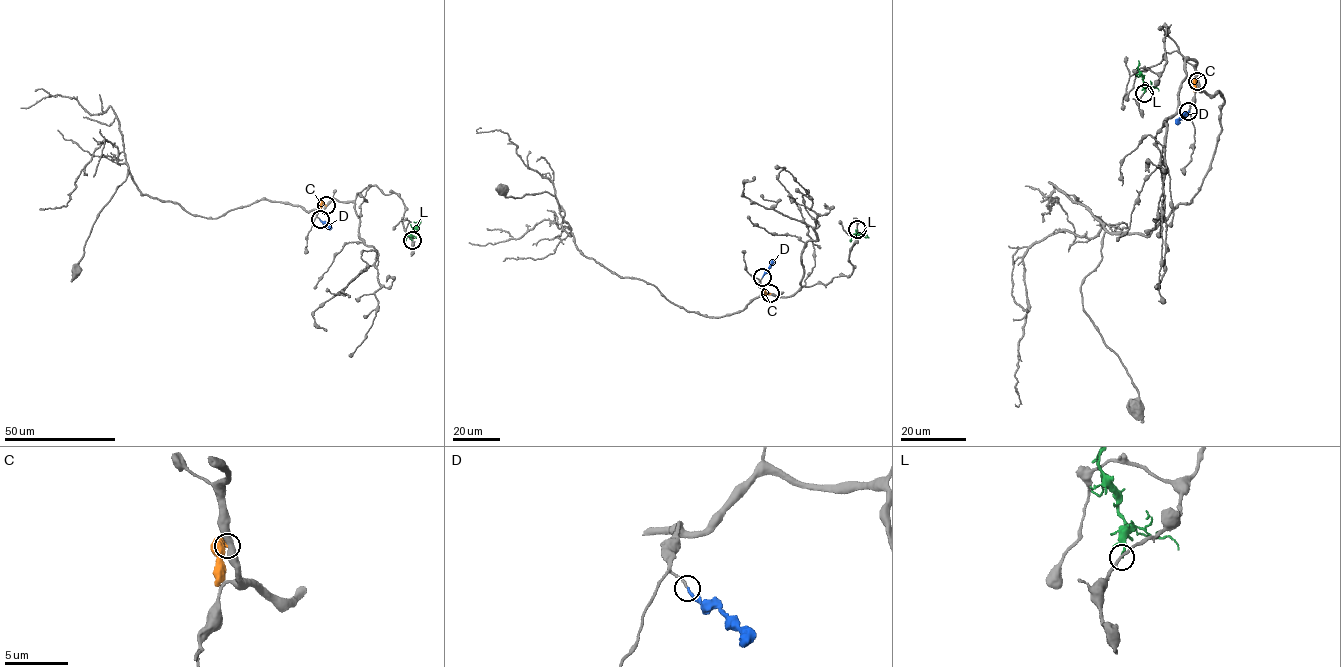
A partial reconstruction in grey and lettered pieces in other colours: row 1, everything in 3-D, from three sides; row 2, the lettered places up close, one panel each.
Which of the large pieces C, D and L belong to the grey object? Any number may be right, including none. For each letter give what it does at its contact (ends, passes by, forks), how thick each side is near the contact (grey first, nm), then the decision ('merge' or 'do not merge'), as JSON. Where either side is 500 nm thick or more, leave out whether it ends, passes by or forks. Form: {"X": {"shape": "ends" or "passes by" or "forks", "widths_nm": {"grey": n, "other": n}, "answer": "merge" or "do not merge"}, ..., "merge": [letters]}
{"C": {"widths_nm": {"grey": 500, "other": 200}, "answer": "do not merge"}, "D": {"shape": "ends", "widths_nm": {"grey": 180, "other": 220}, "answer": "merge"}, "L": {"shape": "ends", "widths_nm": {"grey": 200, "other": 170}, "answer": "do not merge"}, "merge": ["D"]}

